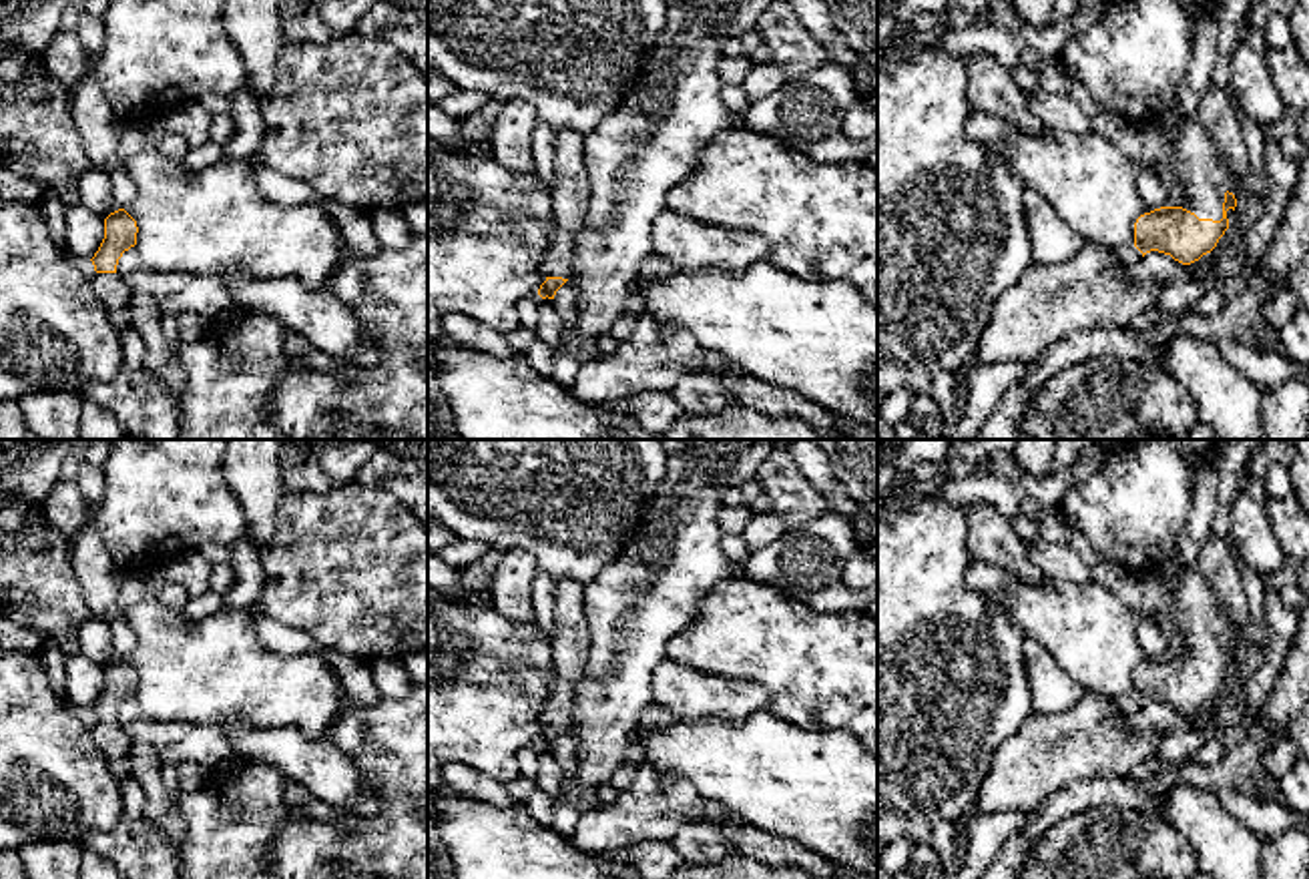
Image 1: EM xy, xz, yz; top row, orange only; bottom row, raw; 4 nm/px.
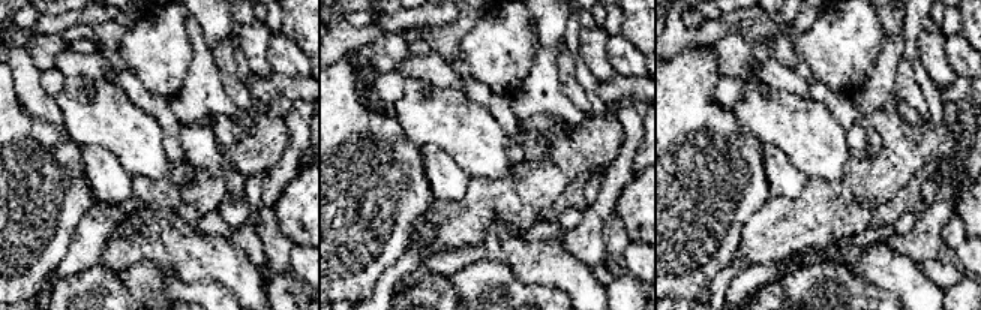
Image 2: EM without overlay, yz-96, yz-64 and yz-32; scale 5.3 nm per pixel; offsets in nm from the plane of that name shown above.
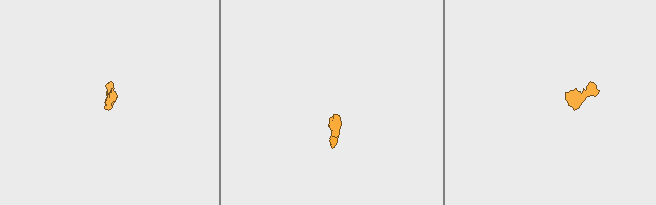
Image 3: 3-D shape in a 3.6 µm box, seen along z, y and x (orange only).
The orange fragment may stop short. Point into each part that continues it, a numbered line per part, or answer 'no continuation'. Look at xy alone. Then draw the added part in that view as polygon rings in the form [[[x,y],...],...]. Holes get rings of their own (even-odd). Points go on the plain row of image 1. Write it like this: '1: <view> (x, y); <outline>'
1: xy (111, 737); [[[94,722],[92,737],[108,761],[126,763],[133,743],[118,722]]]

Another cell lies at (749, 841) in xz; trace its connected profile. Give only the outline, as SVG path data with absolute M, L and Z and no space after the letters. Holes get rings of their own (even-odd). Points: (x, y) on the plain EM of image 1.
M715 823L713 827L735 845L735 853L749 859L775 867L801 867L819 879L873 879L847 867L831 865L825 857L751 825Z

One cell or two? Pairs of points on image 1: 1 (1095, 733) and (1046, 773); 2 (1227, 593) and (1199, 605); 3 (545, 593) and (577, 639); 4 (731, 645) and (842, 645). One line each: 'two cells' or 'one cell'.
1: one cell
2: two cells
3: two cells
4: one cell

